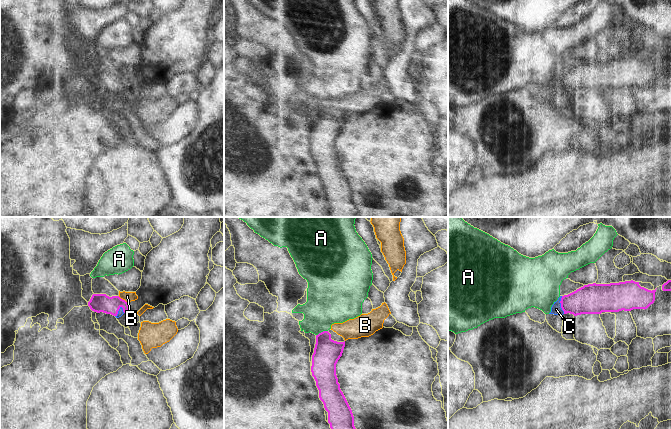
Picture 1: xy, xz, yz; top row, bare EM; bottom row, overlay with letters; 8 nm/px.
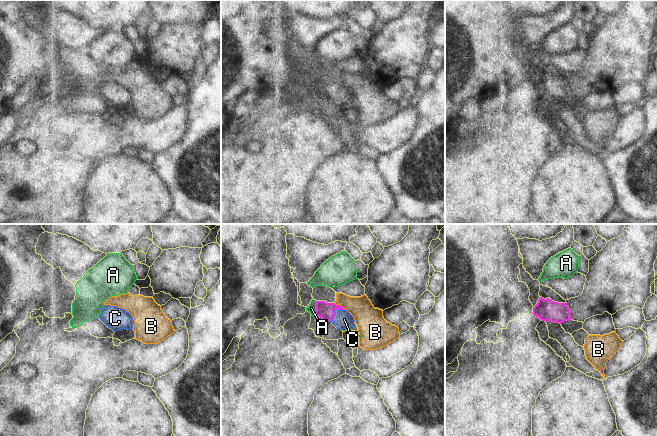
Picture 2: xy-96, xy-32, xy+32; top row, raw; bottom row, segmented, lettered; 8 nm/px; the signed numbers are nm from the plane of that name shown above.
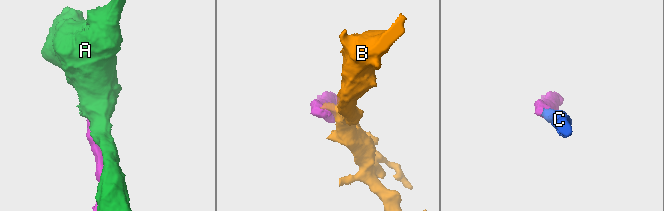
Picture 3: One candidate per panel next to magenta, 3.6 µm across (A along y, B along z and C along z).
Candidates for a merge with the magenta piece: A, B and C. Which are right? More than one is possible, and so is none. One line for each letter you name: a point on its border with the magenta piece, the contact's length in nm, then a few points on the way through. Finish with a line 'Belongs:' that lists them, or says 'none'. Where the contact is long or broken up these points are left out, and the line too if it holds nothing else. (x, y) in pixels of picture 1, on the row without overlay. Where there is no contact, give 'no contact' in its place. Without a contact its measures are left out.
C: meets magenta in yz at (561, 81); contact 150 nm long; runs through yz (590, 75), (561, 81), (556, 85)
Belongs: C

